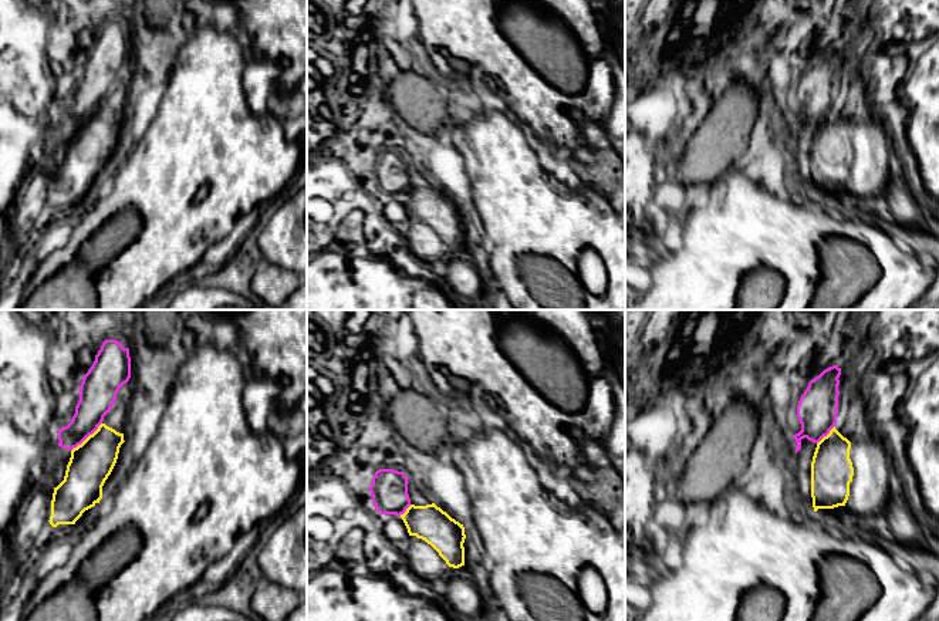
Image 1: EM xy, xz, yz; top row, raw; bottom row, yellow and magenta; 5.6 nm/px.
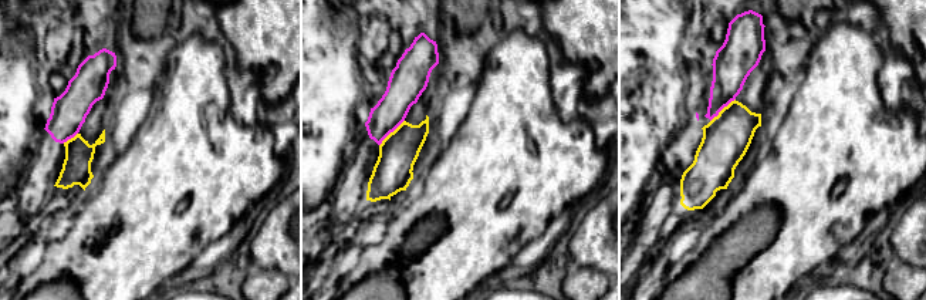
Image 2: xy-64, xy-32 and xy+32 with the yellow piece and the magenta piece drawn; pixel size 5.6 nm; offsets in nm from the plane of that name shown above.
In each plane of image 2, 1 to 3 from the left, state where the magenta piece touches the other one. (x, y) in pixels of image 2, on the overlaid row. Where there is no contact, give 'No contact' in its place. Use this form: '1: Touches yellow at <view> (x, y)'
1: Touches yellow at xy-64 (71, 138)
2: Touches yellow at xy-32 (391, 132)
3: Touches yellow at xy+32 (722, 110)

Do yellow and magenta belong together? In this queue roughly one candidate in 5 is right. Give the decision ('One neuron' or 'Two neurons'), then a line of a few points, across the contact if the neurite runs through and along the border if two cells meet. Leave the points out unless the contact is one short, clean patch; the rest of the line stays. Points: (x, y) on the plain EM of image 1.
Two neurons. Line: xy (101, 104), (71, 132)

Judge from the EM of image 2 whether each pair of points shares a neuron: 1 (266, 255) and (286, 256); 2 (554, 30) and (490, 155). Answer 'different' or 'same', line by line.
1: same
2: different

